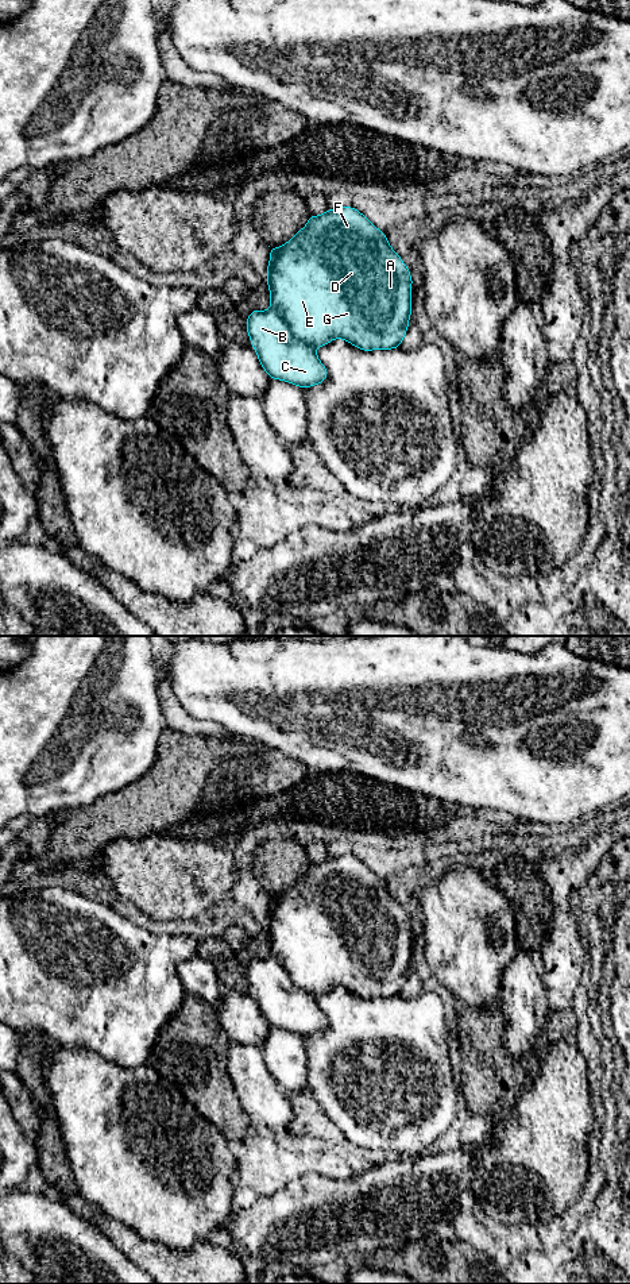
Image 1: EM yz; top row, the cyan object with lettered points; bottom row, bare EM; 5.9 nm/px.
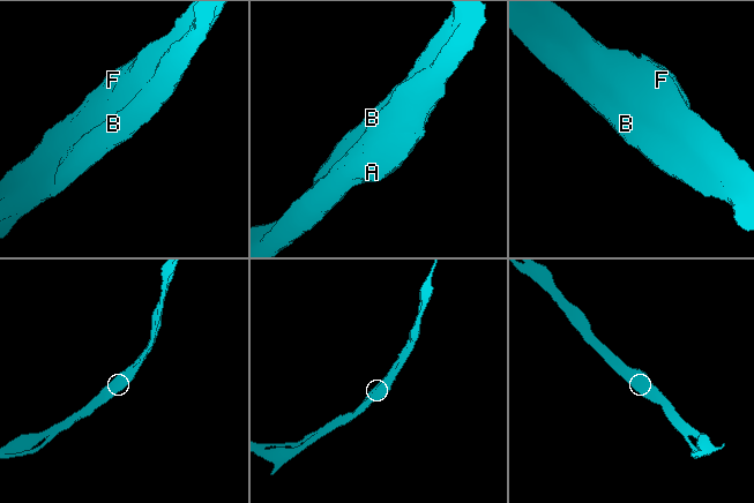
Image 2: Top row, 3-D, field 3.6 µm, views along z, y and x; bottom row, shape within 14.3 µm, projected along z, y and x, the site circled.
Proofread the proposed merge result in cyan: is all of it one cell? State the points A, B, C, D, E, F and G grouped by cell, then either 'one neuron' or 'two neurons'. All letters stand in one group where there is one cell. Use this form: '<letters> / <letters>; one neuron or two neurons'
A B C D E F G; one neuron

